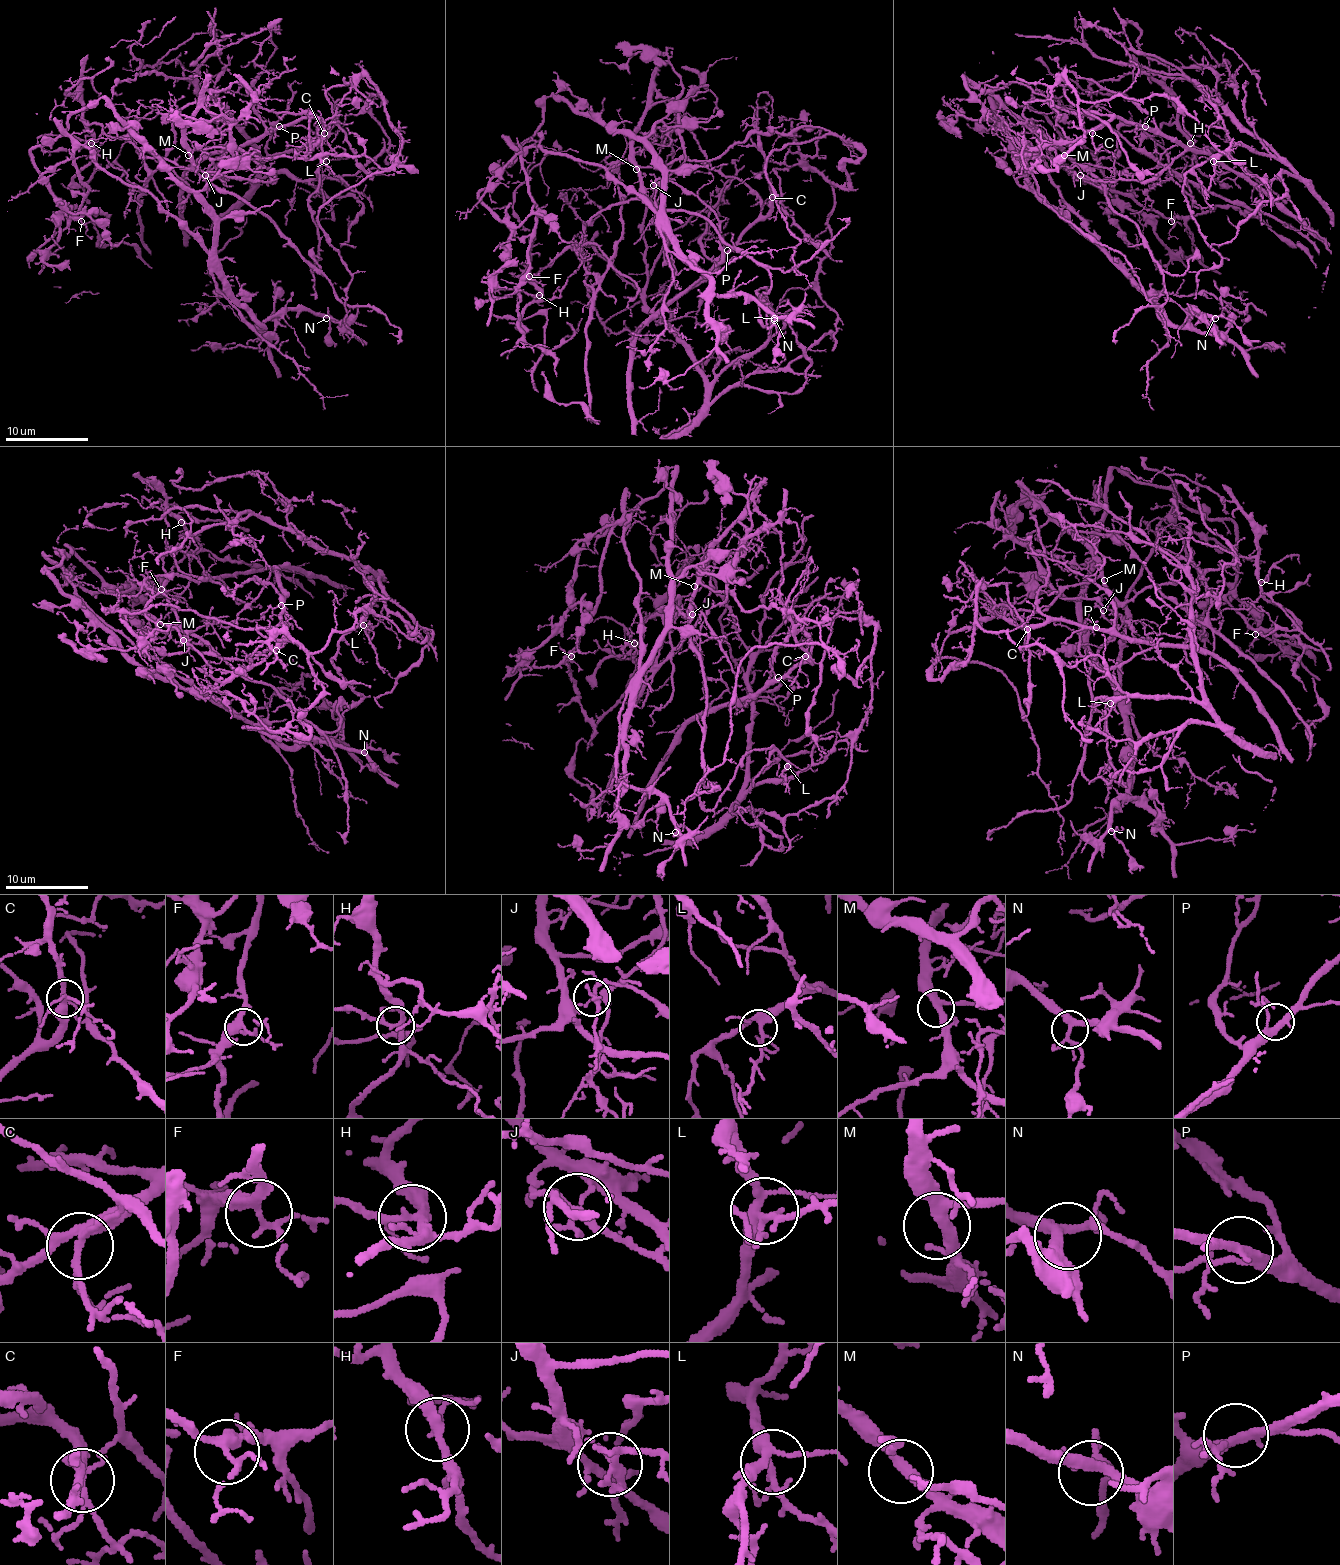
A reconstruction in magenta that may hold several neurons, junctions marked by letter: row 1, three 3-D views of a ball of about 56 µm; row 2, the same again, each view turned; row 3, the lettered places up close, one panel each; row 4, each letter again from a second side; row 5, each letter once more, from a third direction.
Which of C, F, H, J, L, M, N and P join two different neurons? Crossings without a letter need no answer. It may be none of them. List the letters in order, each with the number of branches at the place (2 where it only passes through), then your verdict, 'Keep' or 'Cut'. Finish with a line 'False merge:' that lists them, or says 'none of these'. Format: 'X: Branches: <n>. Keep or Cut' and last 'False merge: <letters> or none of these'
C: Branches: 5. Cut
F: Branches: 4. Keep
H: Branches: 4. Keep
J: Branches: 4. Cut
L: Branches: 6. Keep
M: Branches: 3. Keep
N: Branches: 5. Keep
P: Branches: 3. Keep
False merge: C, J

